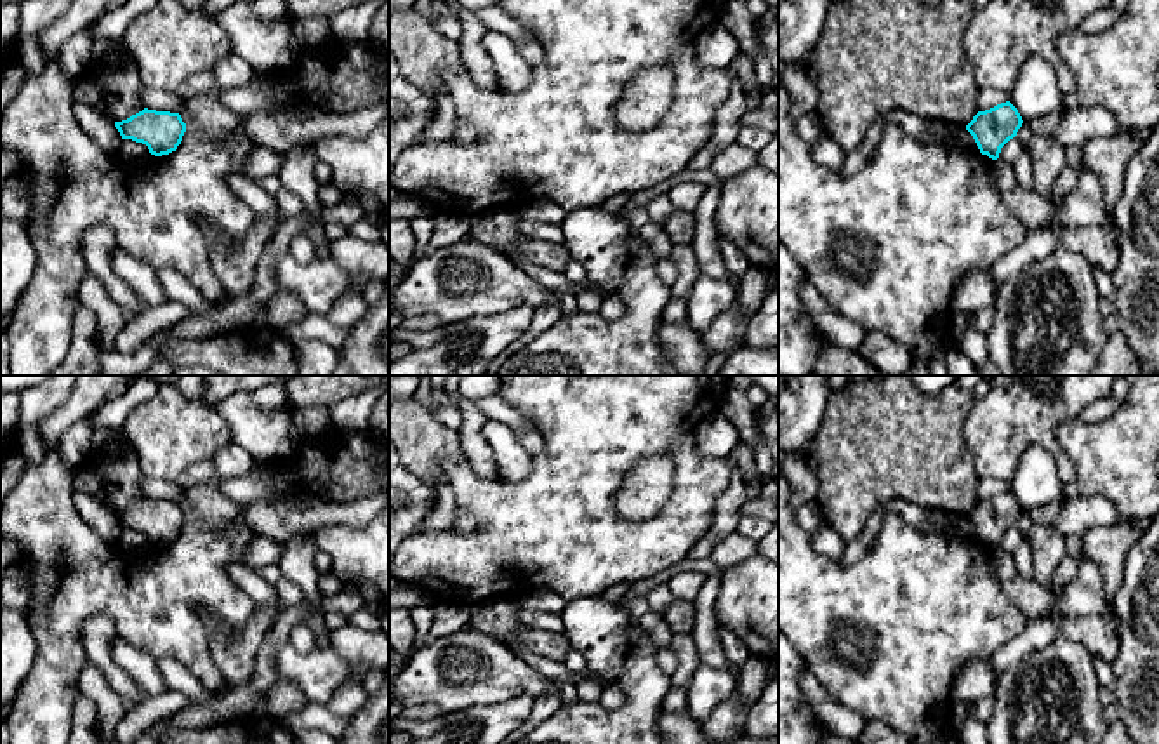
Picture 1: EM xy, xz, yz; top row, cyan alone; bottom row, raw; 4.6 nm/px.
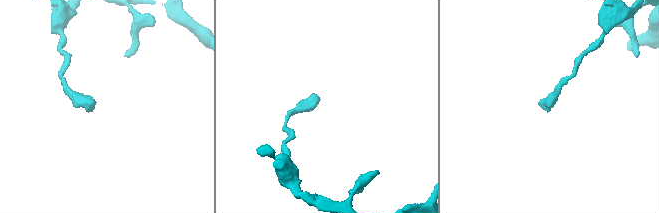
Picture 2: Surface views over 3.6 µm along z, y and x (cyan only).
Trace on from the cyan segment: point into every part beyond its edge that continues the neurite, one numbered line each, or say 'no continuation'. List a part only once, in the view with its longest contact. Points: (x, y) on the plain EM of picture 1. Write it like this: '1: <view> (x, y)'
no continuation

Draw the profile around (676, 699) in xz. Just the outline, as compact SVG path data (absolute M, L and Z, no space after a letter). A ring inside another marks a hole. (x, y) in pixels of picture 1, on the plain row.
M672 687L662 702L662 711L686 713L686 706L688 706L688 687Z

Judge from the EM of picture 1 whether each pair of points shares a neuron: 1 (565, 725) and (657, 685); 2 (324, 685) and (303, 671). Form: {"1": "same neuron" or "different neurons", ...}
{"1": "same neuron", "2": "same neuron"}

